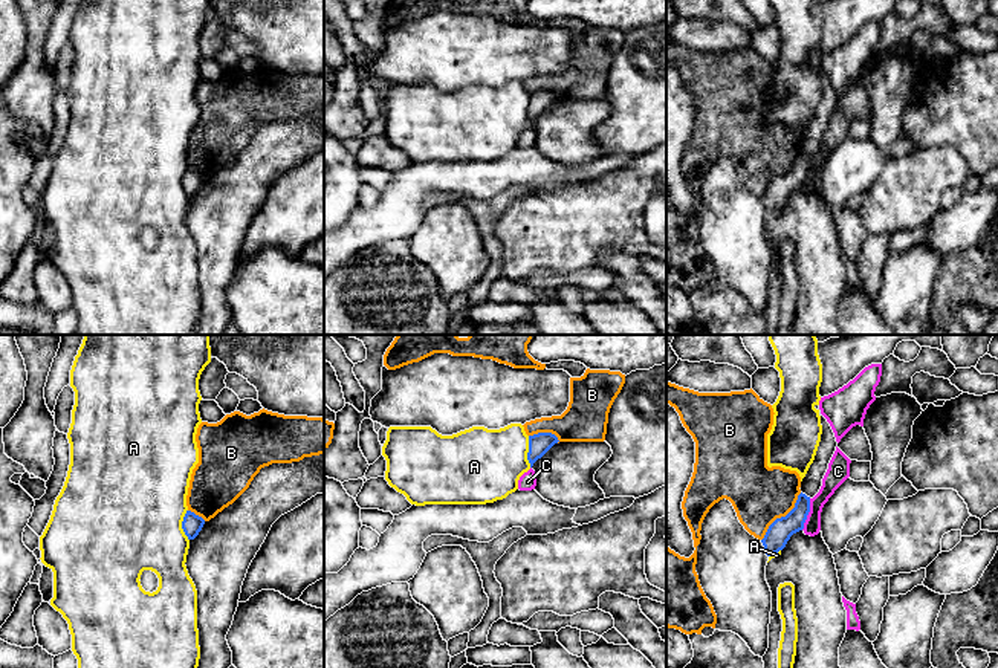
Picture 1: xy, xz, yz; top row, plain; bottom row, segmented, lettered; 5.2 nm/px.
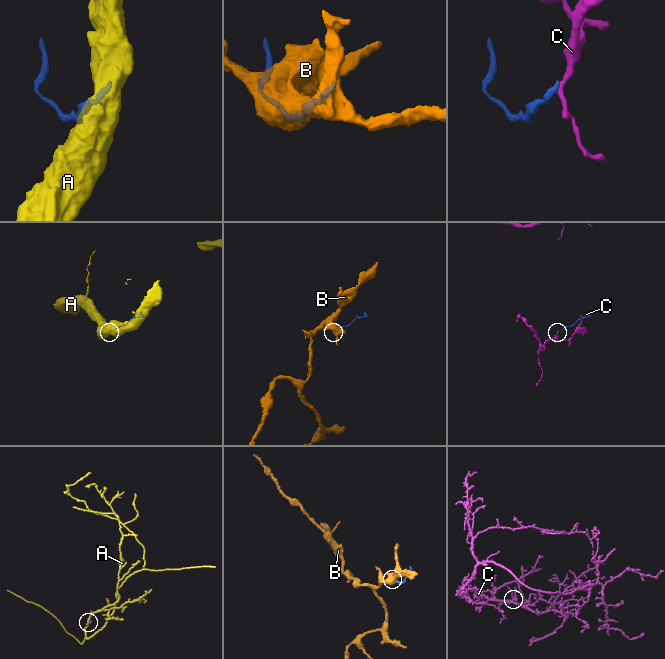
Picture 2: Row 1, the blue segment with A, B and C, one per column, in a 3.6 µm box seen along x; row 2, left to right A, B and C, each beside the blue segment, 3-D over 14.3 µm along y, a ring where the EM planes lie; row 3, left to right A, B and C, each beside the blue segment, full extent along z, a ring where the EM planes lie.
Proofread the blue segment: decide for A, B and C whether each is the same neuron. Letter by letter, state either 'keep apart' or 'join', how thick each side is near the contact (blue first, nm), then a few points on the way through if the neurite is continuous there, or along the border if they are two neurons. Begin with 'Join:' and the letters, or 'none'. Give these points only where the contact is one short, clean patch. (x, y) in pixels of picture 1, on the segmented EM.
Join: none
A: keep apart | 110/380 nm | along xz (528, 436), (528, 462), (531, 466)
B: keep apart | 120/300 nm
C: keep apart | 120/110 nm | along yz (810, 499), (810, 511), (801, 529)

